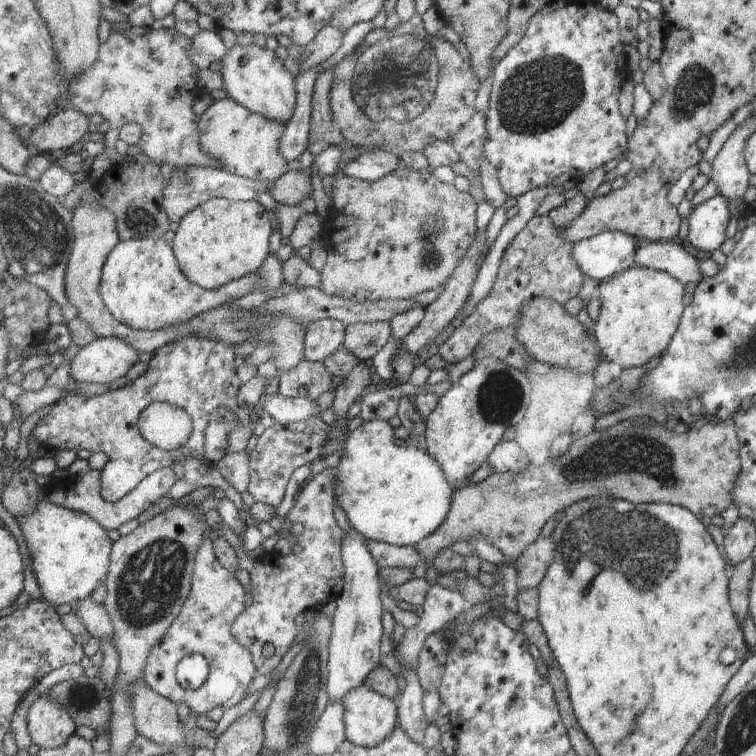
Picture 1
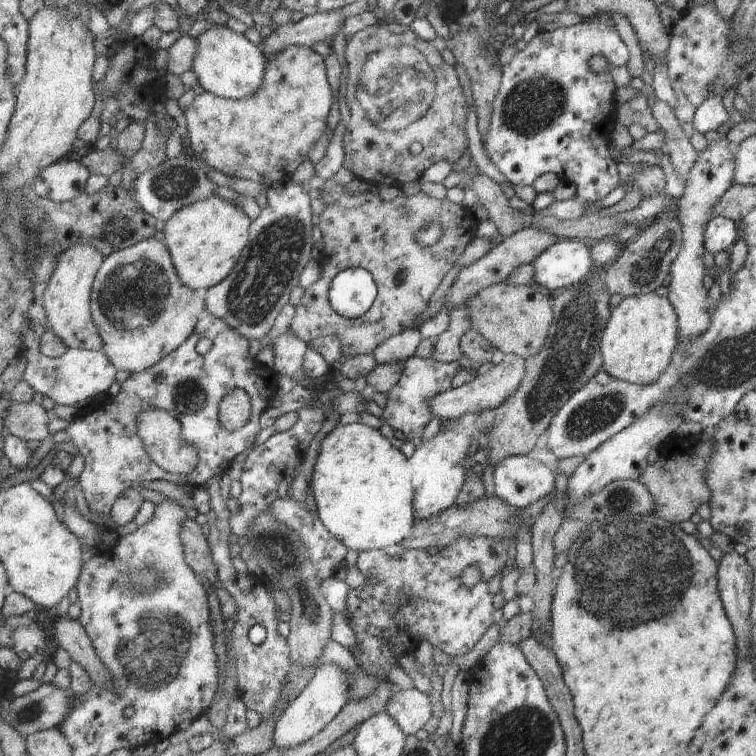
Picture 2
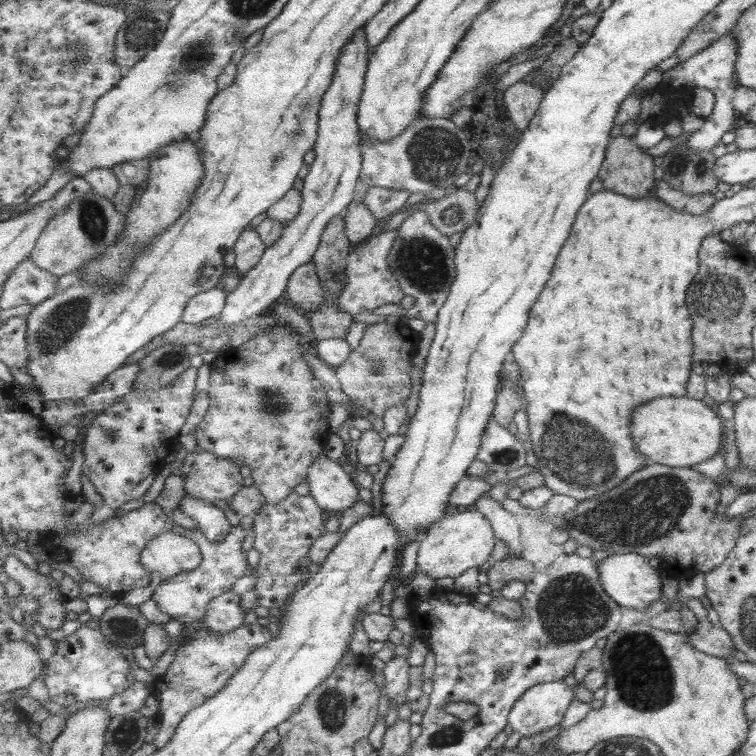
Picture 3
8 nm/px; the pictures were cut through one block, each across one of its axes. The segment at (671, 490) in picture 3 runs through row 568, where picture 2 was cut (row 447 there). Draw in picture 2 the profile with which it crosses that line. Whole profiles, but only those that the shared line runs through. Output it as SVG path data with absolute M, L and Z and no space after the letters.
M684 442L684 450L678 460L660 456L654 464L647 464L644 472L637 478L652 495L653 514L675 525L688 520L697 512L698 506L709 502L711 495L705 483L705 468L710 460L710 442Z

